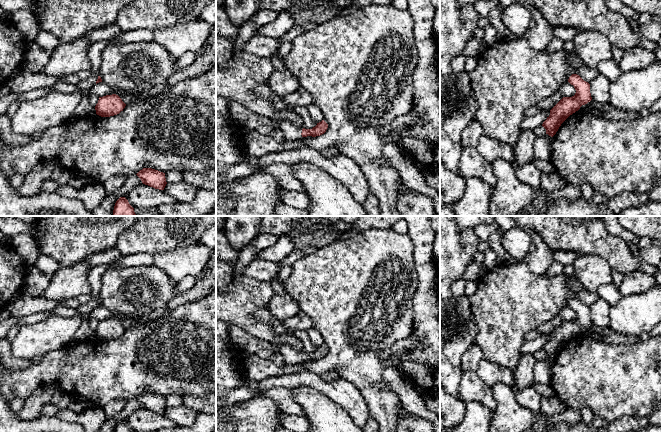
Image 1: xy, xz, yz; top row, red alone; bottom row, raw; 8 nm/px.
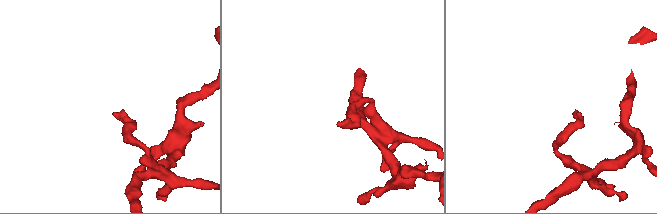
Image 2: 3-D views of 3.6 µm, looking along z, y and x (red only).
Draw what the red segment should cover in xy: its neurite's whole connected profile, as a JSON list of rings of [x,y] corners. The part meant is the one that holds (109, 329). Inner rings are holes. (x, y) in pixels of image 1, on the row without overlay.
[[[106,319],[99,321],[95,330],[96,338],[101,341],[110,341],[119,338],[125,332],[126,328],[116,319]]]

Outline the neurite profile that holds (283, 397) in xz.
[[[273,387],[259,391],[254,397],[264,397],[273,400],[284,414],[305,416],[303,409],[296,402],[291,389]]]

